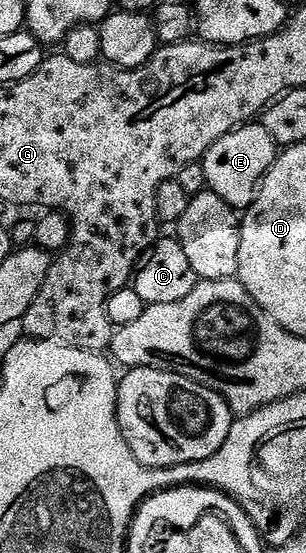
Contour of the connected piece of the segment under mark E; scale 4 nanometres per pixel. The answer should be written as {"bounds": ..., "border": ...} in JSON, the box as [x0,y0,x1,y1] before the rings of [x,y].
{"bounds":[201,121,277,209],"border":[[[247,121],[214,139],[201,156],[201,175],[206,186],[236,209],[246,209],[255,199],[259,184],[275,164],[277,144],[262,122]]]}

